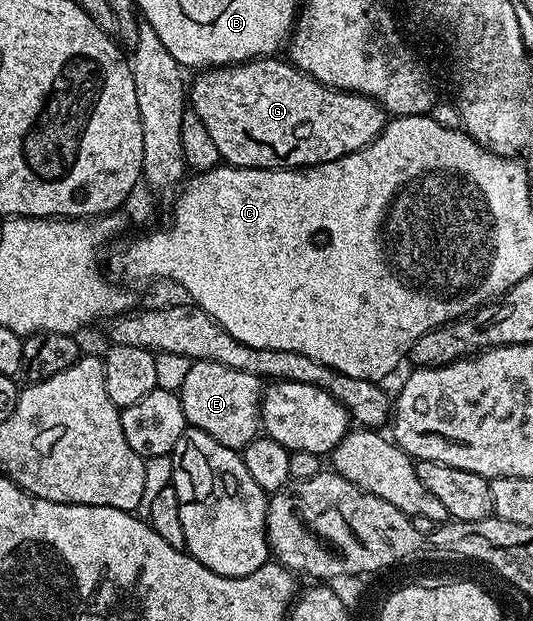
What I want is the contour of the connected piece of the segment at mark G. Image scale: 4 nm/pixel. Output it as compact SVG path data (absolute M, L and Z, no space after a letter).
M263 57L248 63L202 69L195 74L198 76L194 84L189 84L189 106L196 117L204 121L216 144L219 160L232 167L311 167L324 161L336 161L348 153L356 153L361 147L367 147L385 129L388 115L375 99L359 95L357 91L338 91L334 87L326 87L285 58L278 58Z

